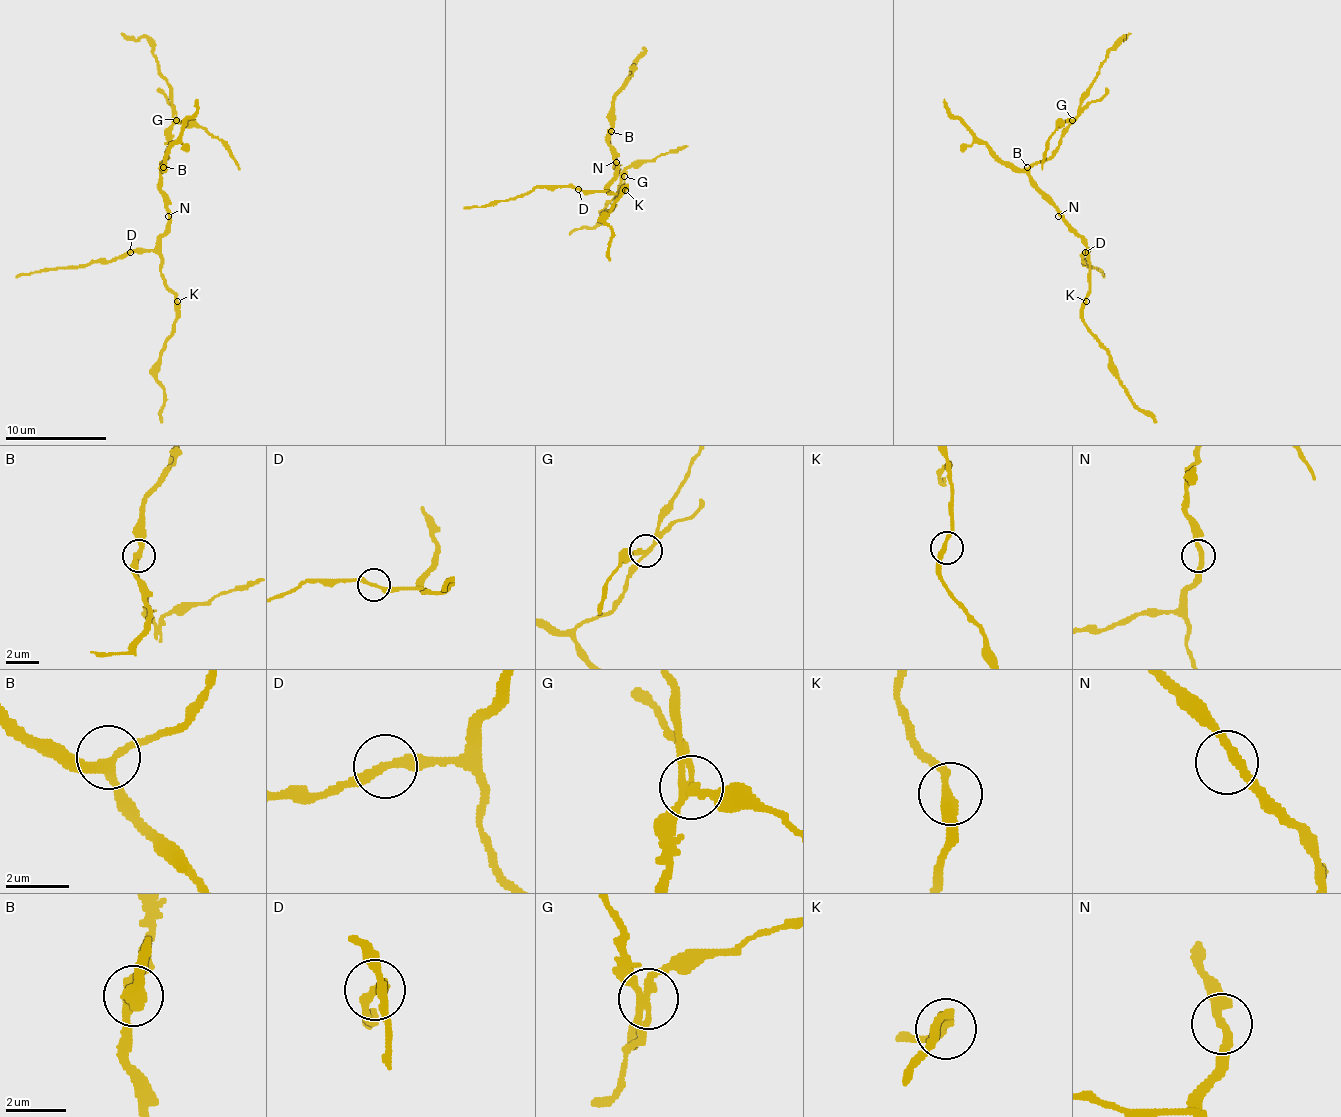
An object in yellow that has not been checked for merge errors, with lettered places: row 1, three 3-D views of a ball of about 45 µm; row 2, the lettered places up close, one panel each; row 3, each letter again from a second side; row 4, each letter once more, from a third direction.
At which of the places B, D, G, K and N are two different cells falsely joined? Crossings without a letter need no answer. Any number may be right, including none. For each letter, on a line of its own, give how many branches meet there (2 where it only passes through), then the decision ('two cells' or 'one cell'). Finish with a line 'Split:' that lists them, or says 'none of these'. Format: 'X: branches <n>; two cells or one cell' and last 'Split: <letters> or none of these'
B: branches 3; one cell
D: branches 2; two cells
G: branches 3; two cells
K: branches 2; one cell
N: branches 2; one cell
Split: D, G

